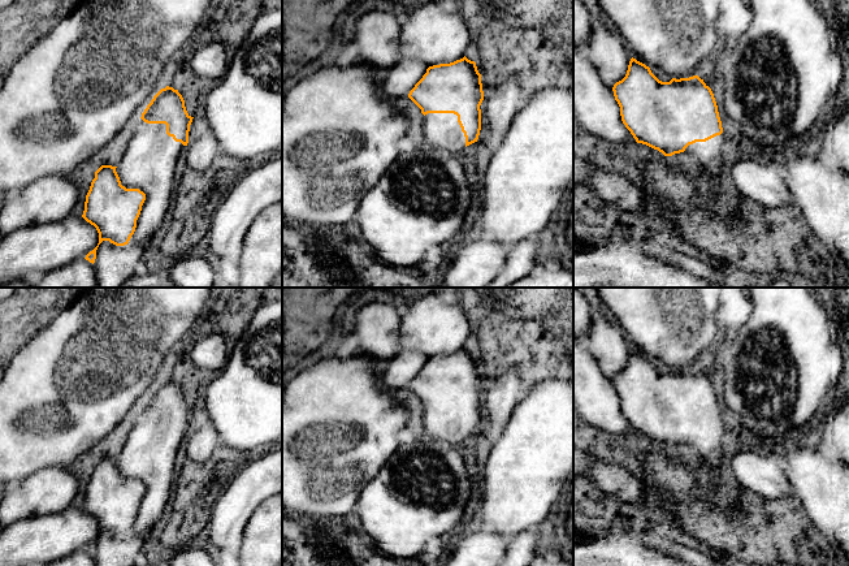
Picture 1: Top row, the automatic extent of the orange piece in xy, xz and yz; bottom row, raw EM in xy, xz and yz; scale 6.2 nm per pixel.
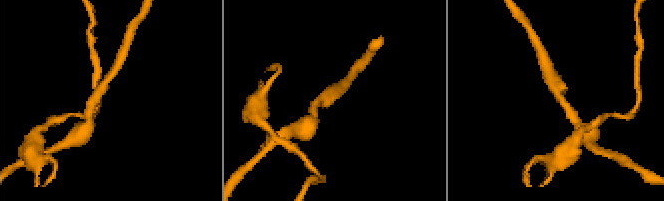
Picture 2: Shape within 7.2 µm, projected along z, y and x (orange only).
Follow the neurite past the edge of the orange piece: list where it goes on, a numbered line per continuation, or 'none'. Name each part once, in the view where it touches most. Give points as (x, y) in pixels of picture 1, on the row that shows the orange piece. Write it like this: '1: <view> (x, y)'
1: xy (148, 164)

